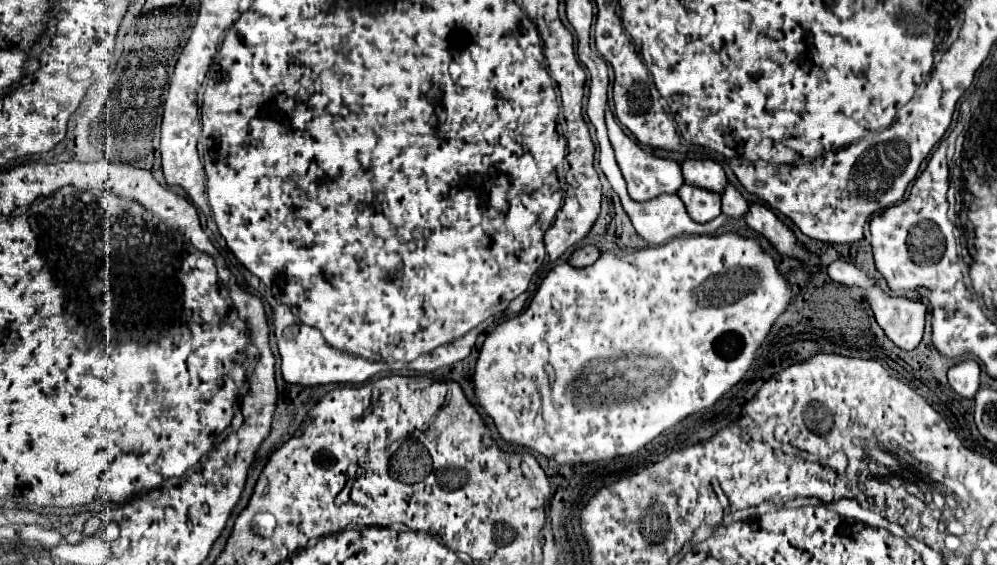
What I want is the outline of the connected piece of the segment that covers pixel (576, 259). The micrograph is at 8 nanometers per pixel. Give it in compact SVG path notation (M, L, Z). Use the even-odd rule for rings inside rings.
M585 244L585 246L577 248L577 250L571 254L569 264L571 264L571 266L577 266L577 268L581 268L581 266L589 266L589 264L593 264L599 256L601 256L601 252L599 252L597 246L593 246L593 244Z

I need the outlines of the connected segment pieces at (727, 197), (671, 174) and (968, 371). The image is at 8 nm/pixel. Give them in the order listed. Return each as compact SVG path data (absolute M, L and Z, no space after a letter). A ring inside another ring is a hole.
M729 182L727 188L721 194L721 202L723 202L723 212L727 216L743 216L743 212L747 212L747 200L741 196L741 192Z
M607 106L607 112L605 112L605 124L607 124L607 130L609 130L609 140L611 140L611 146L615 150L617 164L623 172L629 196L633 200L645 202L645 200L651 200L651 198L655 198L663 192L677 192L677 188L683 184L683 176L681 176L681 166L675 160L665 160L665 158L659 158L651 152L645 152L633 138L629 138L621 130L621 126L617 124L609 106Z
M971 358L961 360L947 372L951 388L963 398L973 398L979 390L979 364Z

